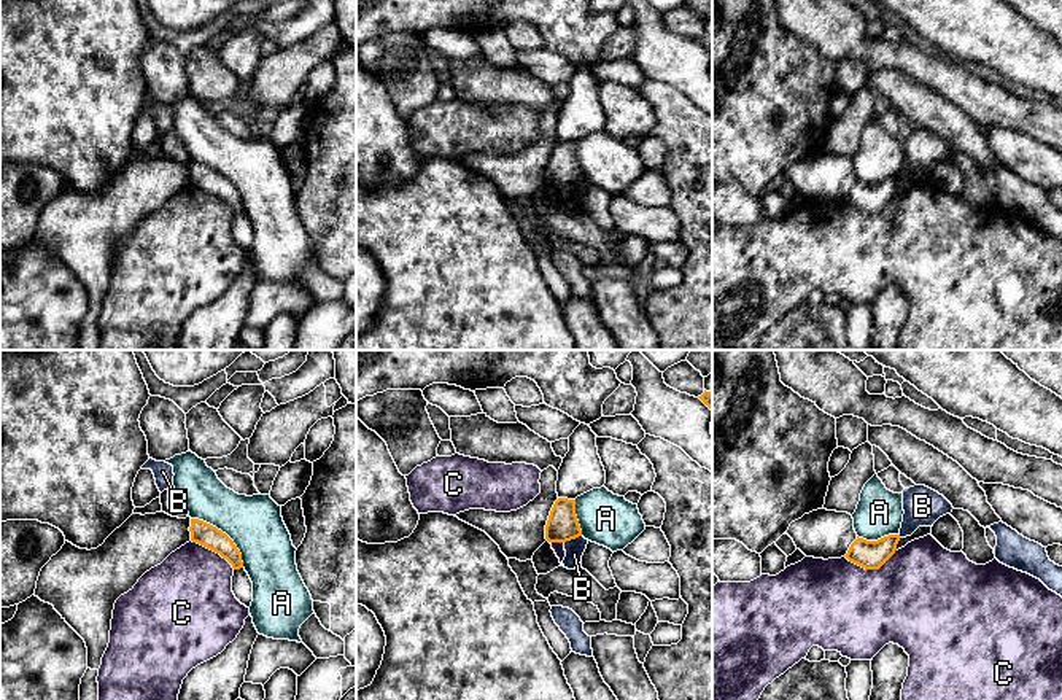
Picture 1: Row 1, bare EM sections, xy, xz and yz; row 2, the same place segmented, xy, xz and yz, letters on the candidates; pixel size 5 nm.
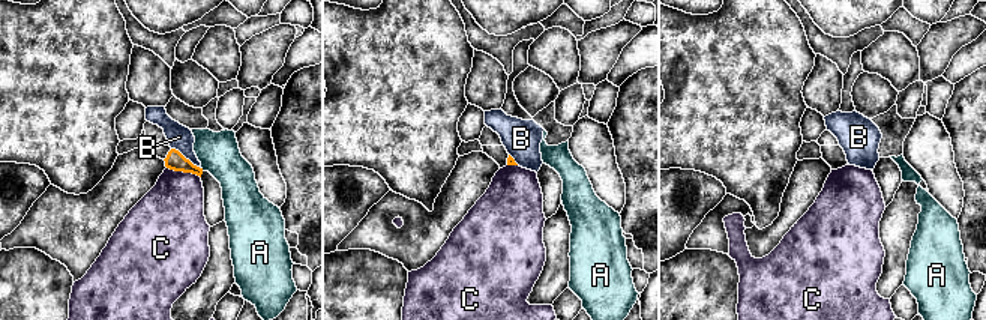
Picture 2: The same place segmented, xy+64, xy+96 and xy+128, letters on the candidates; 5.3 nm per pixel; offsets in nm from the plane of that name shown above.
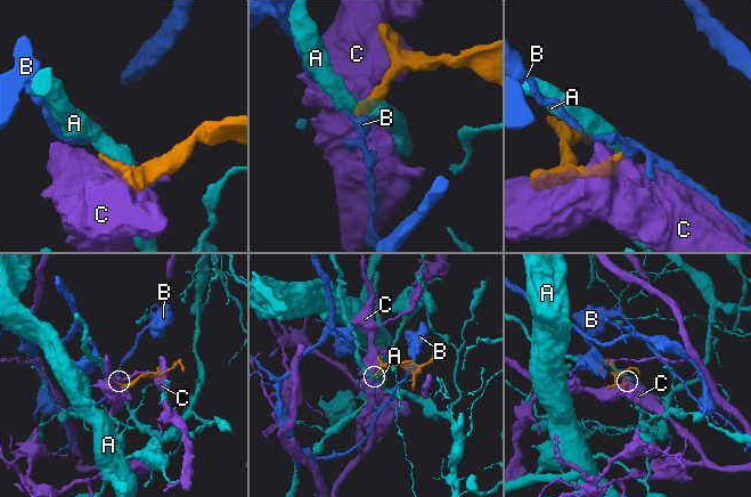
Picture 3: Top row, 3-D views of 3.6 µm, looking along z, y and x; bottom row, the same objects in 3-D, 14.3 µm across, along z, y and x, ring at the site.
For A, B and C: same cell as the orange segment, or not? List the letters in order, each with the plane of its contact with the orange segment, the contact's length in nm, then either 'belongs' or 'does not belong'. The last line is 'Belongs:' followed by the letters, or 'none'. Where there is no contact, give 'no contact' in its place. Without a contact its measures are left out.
A: xy | 380 nm | does not belong
B: xz | 100 nm | does not belong
C: yz | 260 nm | does not belong
Belongs: none

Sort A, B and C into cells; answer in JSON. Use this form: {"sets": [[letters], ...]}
{"sets": [["A"], ["B"], ["C"]]}

